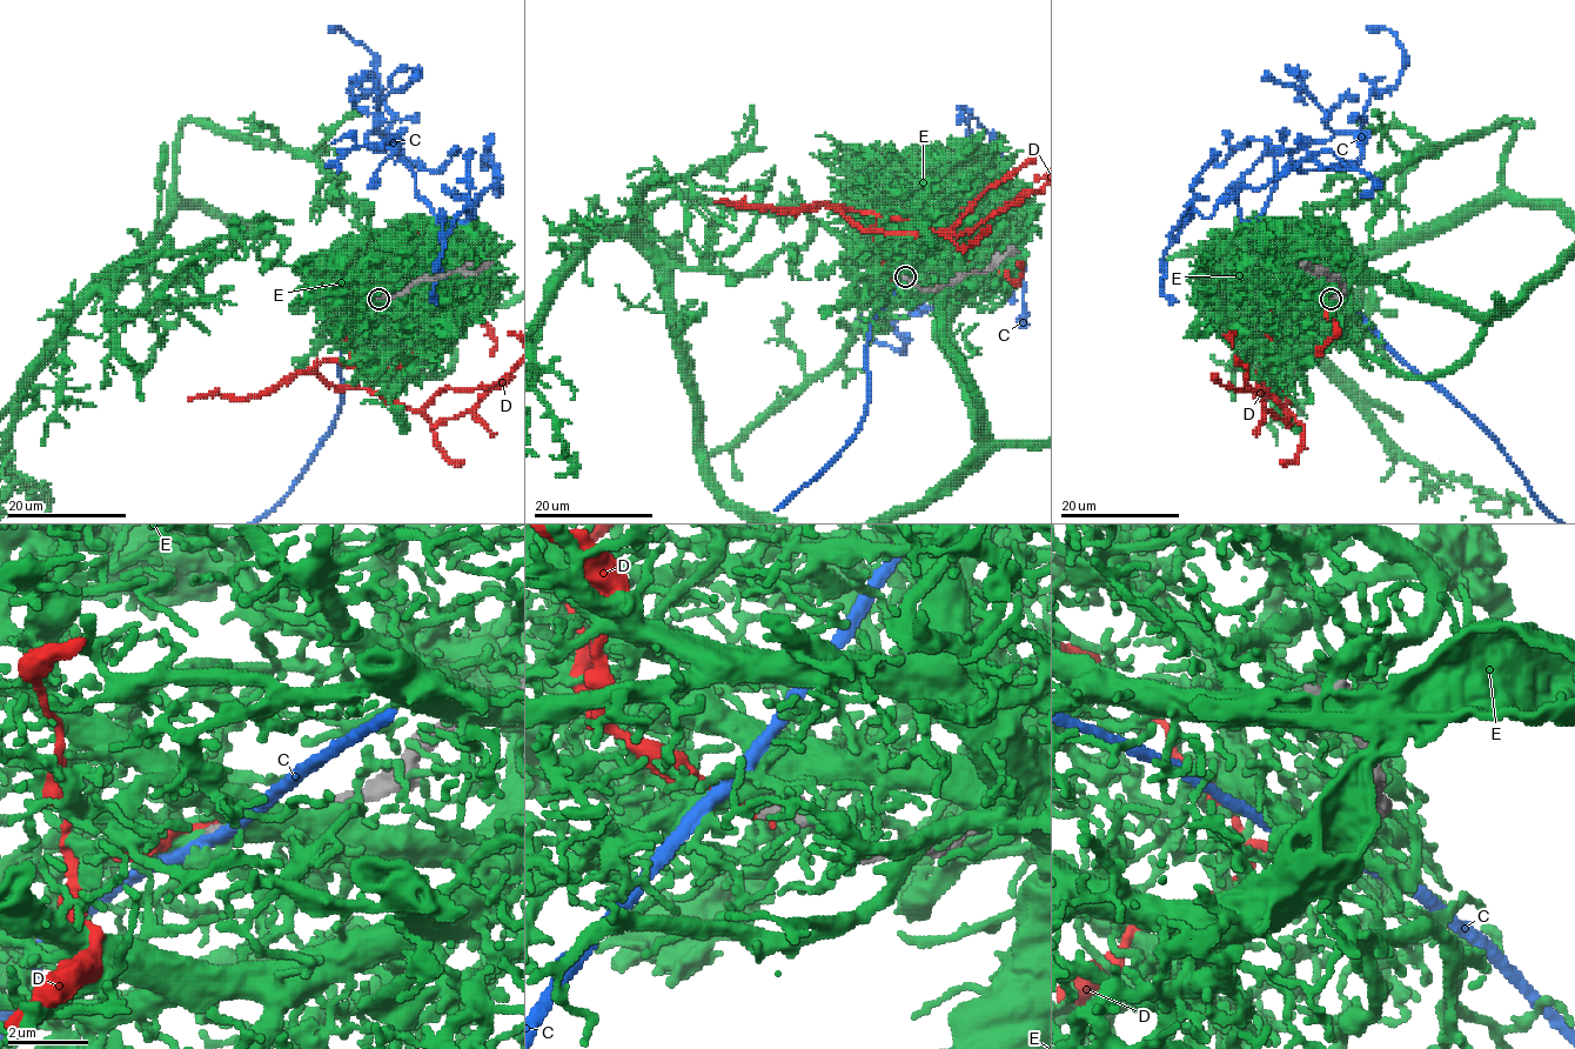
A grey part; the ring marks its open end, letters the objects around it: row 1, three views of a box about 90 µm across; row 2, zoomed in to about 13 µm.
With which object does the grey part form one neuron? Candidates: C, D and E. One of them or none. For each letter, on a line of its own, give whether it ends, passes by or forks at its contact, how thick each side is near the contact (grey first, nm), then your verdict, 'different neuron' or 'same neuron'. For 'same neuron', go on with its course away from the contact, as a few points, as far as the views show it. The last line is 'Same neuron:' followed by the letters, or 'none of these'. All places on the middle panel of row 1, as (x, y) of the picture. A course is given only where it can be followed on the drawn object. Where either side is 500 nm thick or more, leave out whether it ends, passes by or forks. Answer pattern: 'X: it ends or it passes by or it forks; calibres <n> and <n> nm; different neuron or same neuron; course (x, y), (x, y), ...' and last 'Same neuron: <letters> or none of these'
C: it passes by; calibres 320 and 340 nm; different neuron
D: calibres 550 and 400 nm; different neuron
E: it forks; calibres 480 and 460 nm; different neuron
Same neuron: none of these

